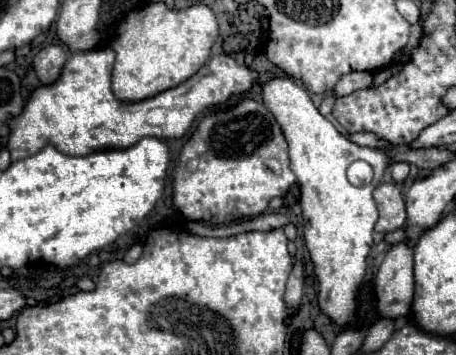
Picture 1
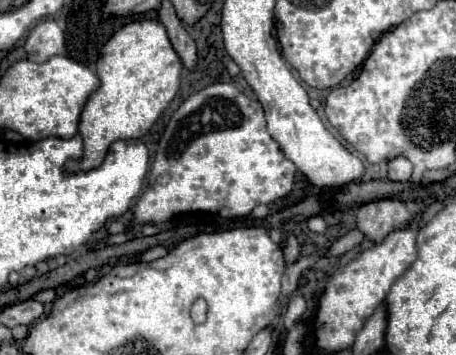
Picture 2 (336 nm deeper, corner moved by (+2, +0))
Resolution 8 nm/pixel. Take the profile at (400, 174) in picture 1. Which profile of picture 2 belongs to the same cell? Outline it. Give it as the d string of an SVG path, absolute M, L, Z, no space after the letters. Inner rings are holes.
M395 157L389 161L389 179L391 181L409 181L413 165L405 157Z

